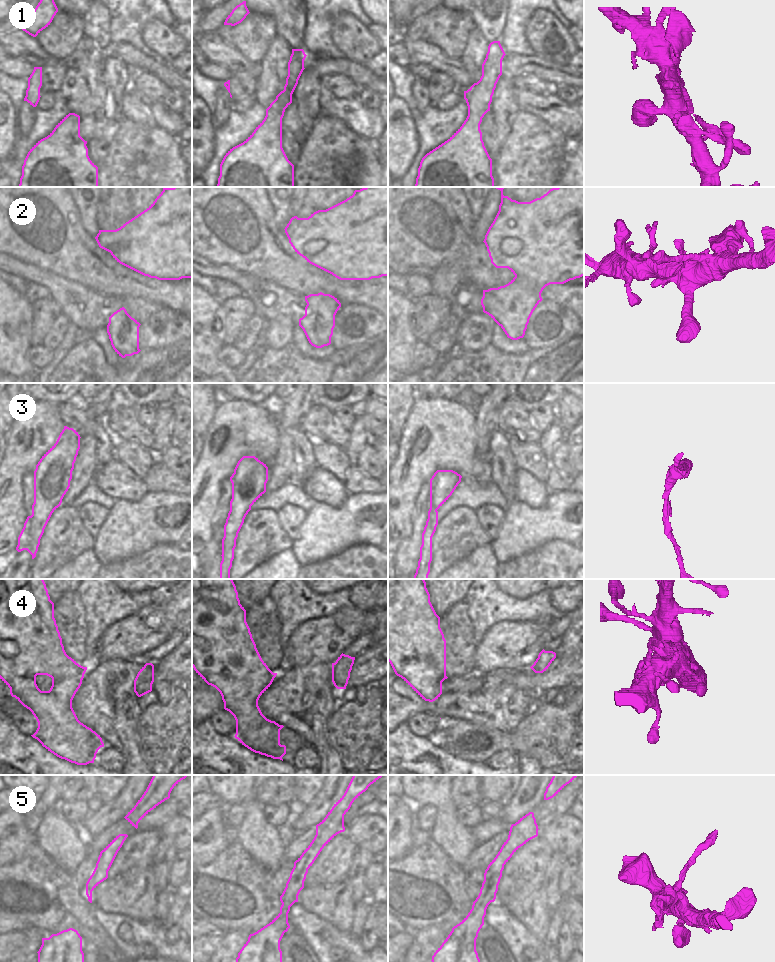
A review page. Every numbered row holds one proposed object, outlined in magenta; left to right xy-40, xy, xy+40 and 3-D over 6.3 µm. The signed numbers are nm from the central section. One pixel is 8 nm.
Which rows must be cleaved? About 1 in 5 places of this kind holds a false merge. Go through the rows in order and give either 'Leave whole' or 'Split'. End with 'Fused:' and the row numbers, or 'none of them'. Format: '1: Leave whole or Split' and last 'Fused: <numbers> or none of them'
1: Split
2: Leave whole
3: Leave whole
4: Leave whole
5: Leave whole
Fused: 1.

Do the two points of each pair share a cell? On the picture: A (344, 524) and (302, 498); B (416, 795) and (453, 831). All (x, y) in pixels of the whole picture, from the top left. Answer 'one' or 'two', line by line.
A: two
B: one

